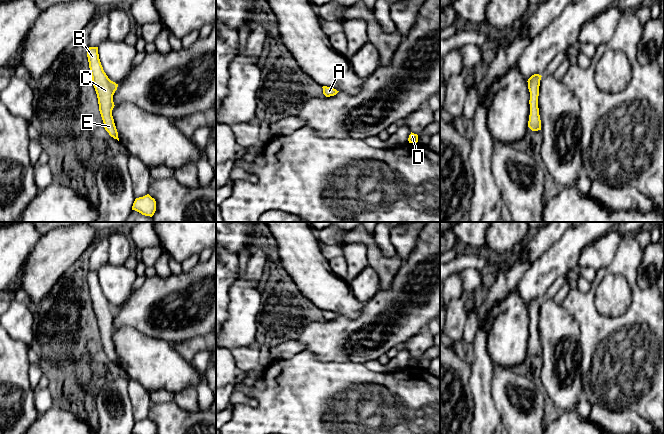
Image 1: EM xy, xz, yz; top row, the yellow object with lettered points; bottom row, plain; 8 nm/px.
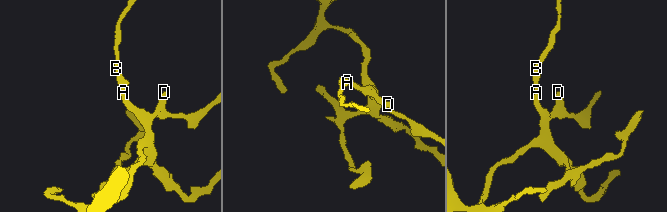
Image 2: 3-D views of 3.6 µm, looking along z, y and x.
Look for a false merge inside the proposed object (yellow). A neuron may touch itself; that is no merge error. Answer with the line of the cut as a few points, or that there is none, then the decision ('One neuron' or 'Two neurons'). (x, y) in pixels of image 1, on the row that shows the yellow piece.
No split. One neuron

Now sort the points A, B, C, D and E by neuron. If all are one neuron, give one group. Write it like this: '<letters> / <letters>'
A B C D E

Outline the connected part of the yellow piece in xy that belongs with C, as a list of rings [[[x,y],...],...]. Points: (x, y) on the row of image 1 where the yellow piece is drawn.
[[[89,47],[87,57],[104,128],[111,137],[119,141],[118,132],[112,116],[112,110],[115,106],[113,95],[117,90],[118,84],[111,81],[104,72],[99,59],[98,47]]]

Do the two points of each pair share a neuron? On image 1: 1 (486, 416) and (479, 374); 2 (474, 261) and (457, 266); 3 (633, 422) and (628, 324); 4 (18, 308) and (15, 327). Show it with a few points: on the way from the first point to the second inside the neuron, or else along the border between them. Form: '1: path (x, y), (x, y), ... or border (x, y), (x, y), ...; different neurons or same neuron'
1: path (484, 406), (480, 384); same neuron
2: path (470, 261), (461, 262); same neuron
3: border (609, 409), (631, 410), (652, 423); different neurons
4: path (18, 313), (18, 322); same neuron

